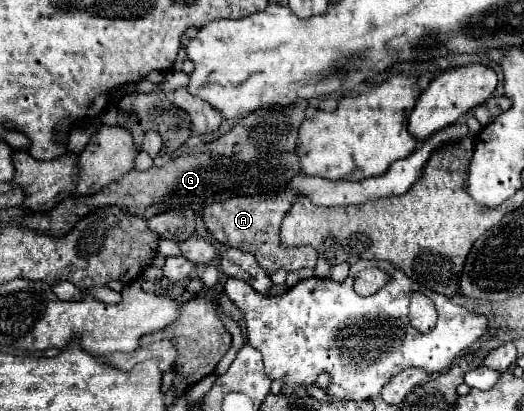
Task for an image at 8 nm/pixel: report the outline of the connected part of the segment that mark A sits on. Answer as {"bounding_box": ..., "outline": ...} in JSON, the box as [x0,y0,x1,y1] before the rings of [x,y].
{"bounding_box":[203,195,317,275],"outline":[[[261,195],[255,197],[231,197],[225,201],[211,203],[203,209],[203,223],[205,229],[211,233],[213,239],[227,247],[235,247],[247,253],[253,253],[257,263],[267,271],[267,275],[273,275],[279,269],[285,271],[297,271],[303,267],[315,267],[317,265],[317,251],[313,247],[293,247],[293,249],[283,249],[279,245],[279,227],[289,211],[291,201],[271,195],[261,199]]]}

